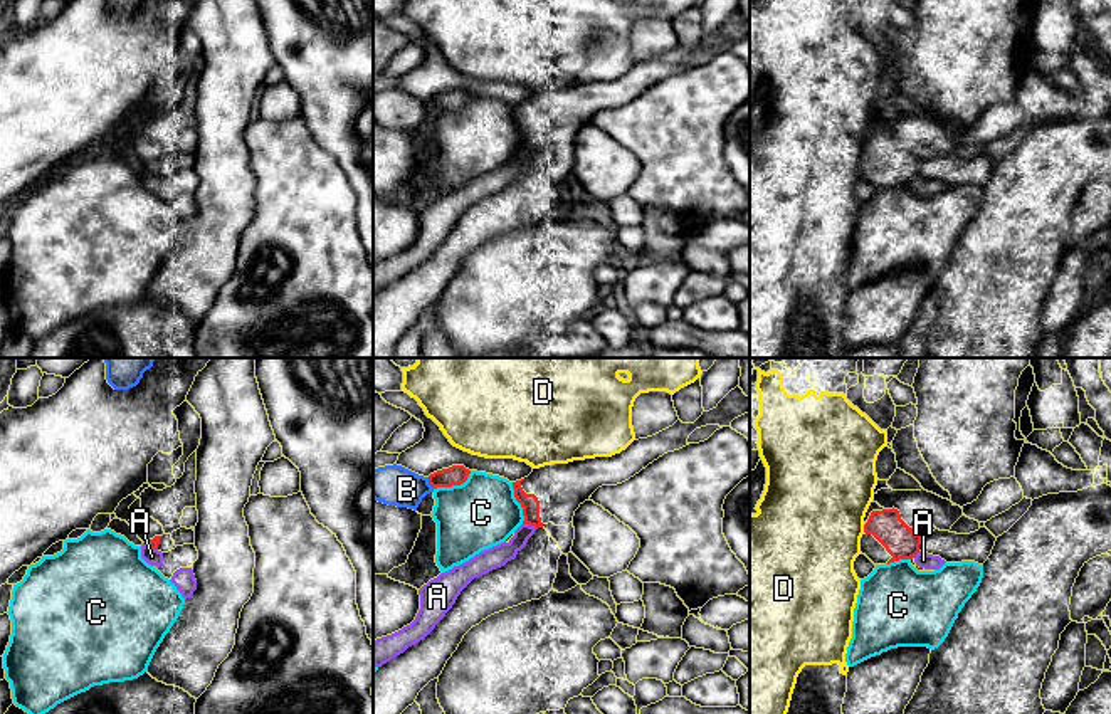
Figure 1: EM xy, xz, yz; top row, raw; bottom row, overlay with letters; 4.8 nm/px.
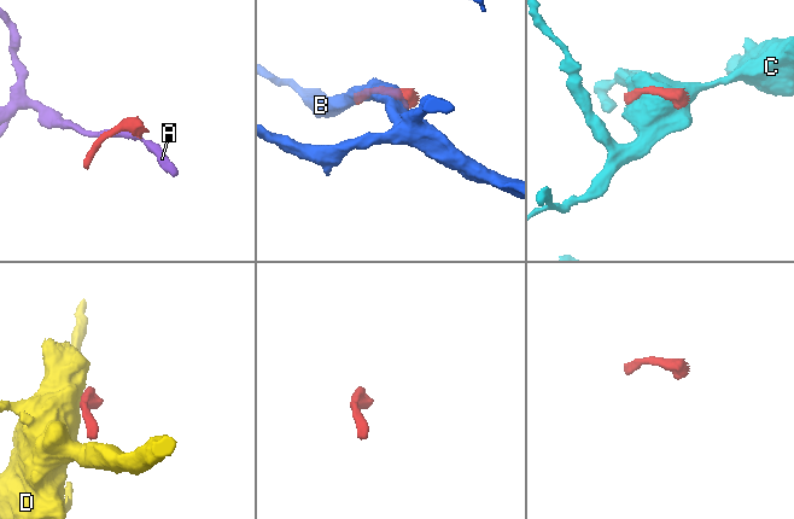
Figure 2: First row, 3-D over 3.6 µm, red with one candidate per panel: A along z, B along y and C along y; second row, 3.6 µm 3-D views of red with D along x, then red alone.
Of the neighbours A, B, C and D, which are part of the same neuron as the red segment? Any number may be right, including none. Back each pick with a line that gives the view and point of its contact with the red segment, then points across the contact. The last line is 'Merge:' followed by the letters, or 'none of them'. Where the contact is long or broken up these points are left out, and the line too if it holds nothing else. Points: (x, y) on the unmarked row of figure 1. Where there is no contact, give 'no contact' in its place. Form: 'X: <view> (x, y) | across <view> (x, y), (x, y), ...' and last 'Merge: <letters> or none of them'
Merge: none of them

